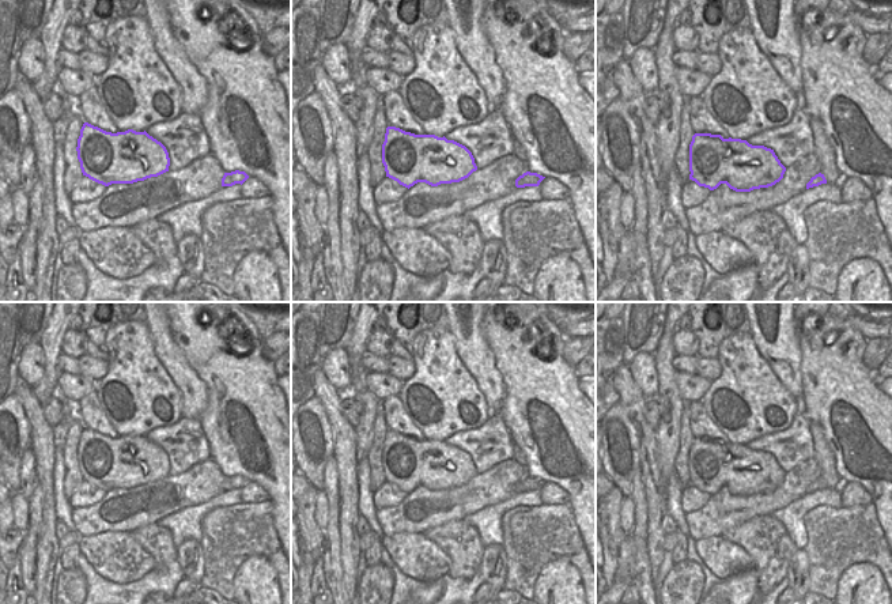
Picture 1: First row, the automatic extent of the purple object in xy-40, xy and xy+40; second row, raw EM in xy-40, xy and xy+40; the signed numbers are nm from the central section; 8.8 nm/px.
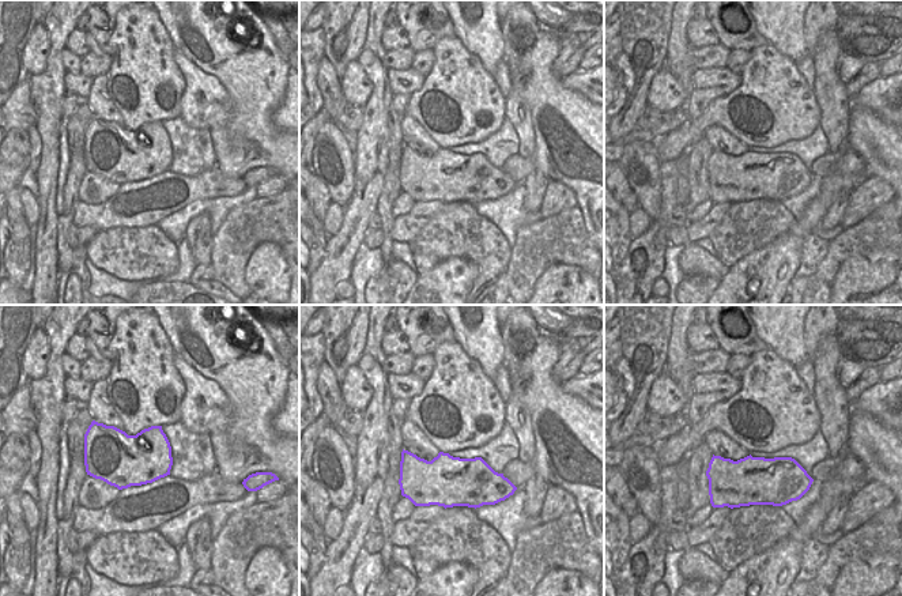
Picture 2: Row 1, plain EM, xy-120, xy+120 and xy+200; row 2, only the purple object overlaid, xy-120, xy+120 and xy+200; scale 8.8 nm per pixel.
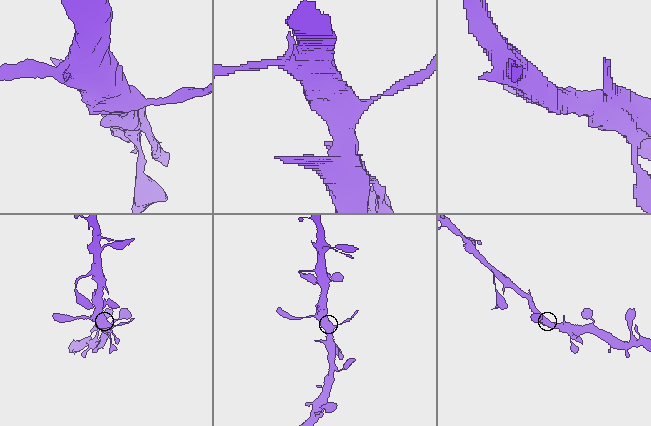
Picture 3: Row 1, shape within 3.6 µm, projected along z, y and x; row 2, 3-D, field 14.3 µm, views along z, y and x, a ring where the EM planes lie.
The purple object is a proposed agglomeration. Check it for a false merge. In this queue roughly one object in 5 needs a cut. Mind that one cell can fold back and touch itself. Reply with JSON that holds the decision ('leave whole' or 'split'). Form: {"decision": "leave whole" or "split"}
{"decision": "leave whole"}

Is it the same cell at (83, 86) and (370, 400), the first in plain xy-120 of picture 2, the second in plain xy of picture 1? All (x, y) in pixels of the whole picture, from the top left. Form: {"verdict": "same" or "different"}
{"verdict": "different"}

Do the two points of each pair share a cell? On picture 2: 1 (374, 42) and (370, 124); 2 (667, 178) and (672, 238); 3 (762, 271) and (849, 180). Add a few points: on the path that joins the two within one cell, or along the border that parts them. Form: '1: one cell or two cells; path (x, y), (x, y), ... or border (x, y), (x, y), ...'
1: one cell; path (373, 63), (378, 75), (378, 104)
2: two cells; border (670, 227), (667, 244)
3: one cell; path (787, 246), (811, 219), (825, 199)

